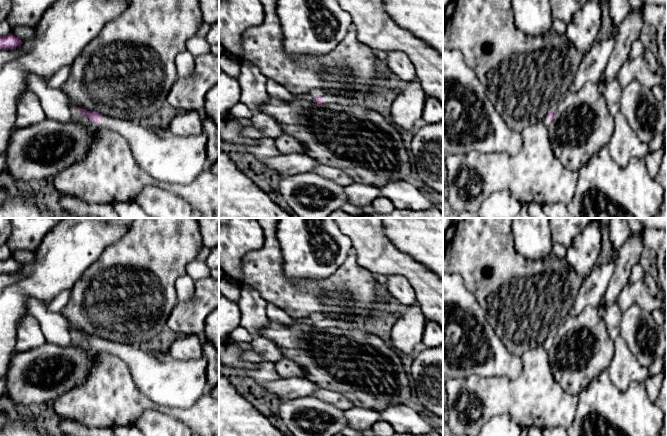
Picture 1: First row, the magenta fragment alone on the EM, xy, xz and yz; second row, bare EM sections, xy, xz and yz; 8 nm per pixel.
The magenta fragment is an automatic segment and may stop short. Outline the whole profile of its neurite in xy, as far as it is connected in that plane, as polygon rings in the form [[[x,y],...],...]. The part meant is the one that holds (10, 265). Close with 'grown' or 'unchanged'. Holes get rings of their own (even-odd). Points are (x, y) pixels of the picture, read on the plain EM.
[[[12,257],[6,260],[0,260],[0,274],[13,273],[21,269],[22,264],[13,259]]]; unchanged

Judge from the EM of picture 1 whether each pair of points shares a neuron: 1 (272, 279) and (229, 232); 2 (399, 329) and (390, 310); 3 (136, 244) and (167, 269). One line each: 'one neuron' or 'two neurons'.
1: two neurons
2: two neurons
3: one neuron

